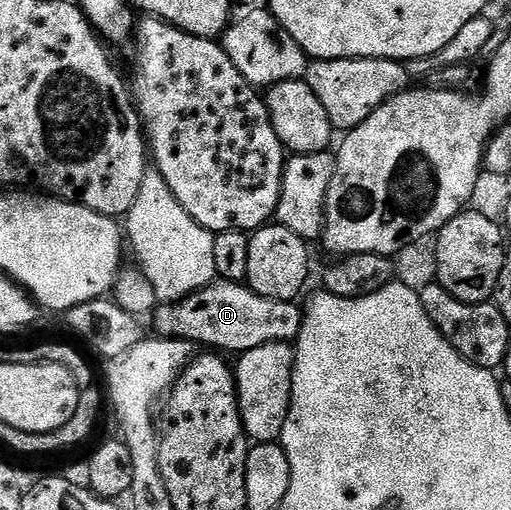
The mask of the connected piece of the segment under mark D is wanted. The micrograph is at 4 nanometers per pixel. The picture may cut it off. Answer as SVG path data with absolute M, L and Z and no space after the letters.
M214 280L210 286L187 296L182 302L158 305L151 319L158 330L156 333L162 339L181 339L213 352L230 350L233 356L240 356L246 350L254 350L263 344L292 343L296 340L303 317L302 307L297 305L296 301L271 300L267 296L259 296L240 282Z

